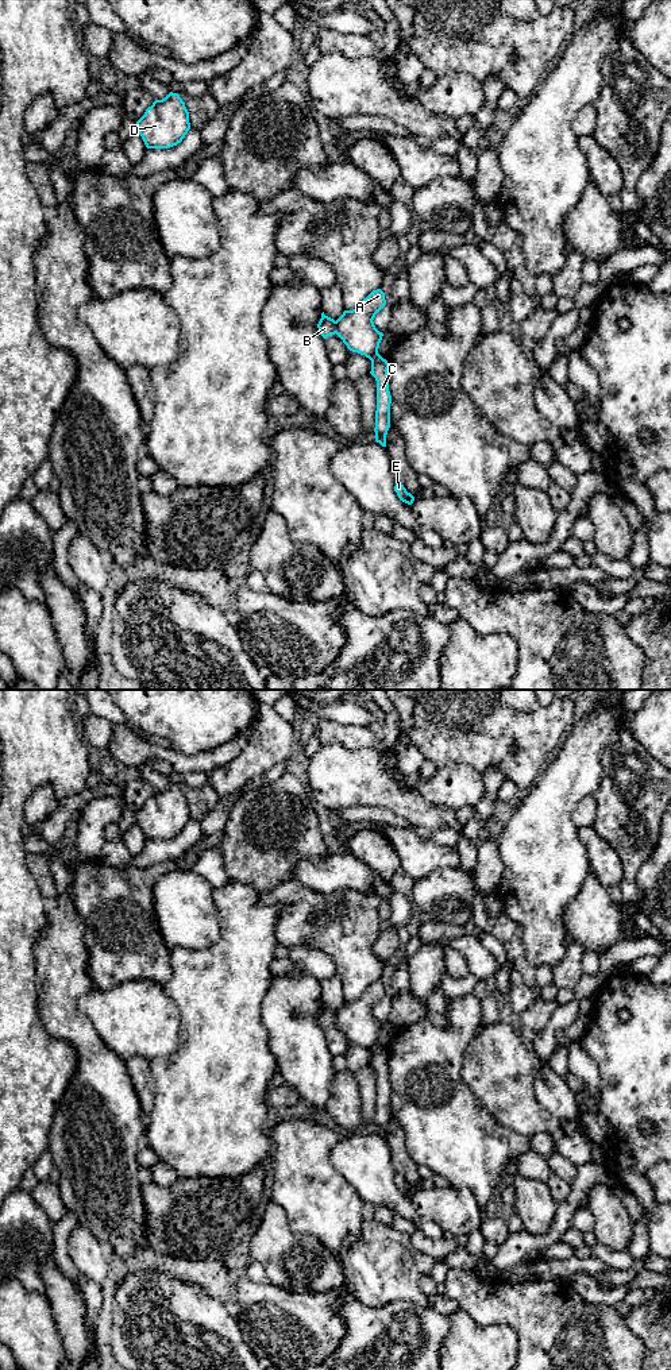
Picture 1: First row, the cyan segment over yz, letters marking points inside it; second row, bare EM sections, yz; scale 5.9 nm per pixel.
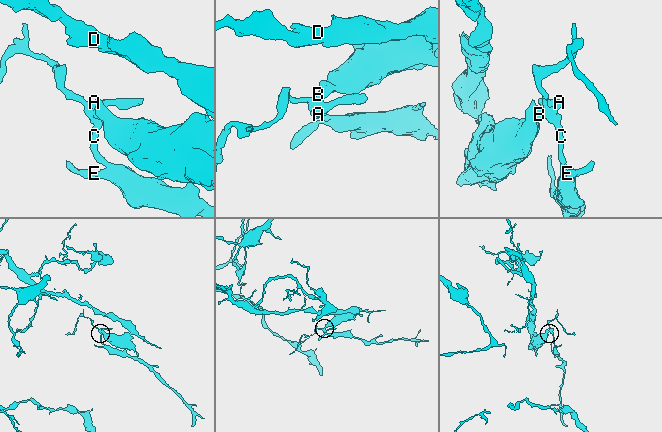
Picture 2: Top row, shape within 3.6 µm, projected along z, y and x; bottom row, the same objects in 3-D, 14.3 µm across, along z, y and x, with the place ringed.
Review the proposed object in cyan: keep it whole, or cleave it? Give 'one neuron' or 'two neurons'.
two neurons

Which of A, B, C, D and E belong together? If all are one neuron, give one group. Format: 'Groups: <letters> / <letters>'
Groups: A C E / B D

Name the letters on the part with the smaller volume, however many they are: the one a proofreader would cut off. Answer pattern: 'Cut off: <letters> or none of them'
Cut off: A, C, E

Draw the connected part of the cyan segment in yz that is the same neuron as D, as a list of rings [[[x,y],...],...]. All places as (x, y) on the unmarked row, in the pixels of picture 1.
[[[170,783],[146,800],[136,819],[147,840],[170,840],[190,821],[189,803],[180,786]]]

